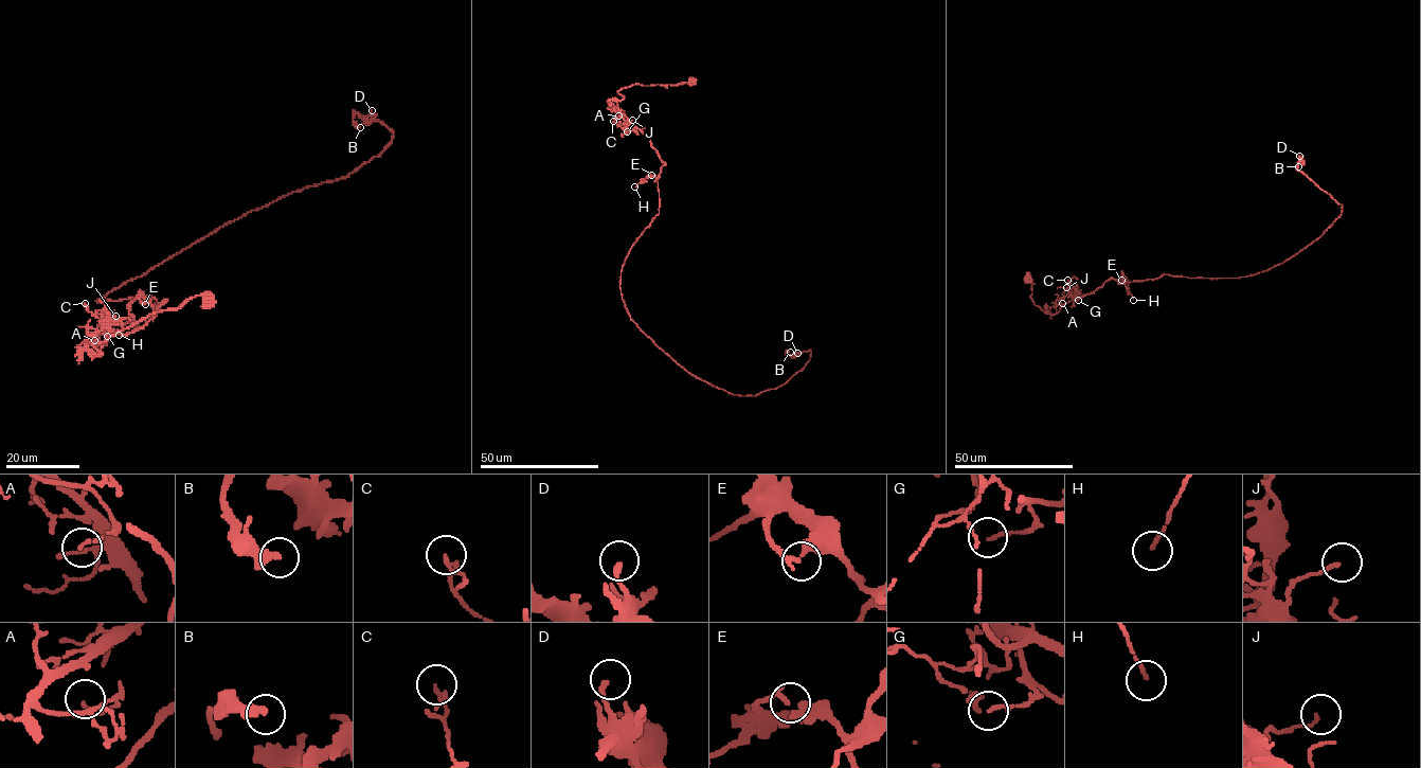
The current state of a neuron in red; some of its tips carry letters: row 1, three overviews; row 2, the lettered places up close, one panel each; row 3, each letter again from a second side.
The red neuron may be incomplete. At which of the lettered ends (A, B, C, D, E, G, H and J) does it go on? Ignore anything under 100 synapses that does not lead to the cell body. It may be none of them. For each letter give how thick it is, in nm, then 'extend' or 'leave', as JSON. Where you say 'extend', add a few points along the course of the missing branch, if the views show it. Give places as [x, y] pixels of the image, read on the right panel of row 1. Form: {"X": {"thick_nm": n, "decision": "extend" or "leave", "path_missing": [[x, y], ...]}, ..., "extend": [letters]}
{"A": {"thick_nm": 110, "decision": "leave"}, "B": {"thick_nm": 400, "decision": "leave"}, "C": {"thick_nm": 120, "decision": "leave"}, "D": {"thick_nm": 170, "decision": "leave"}, "E": {"thick_nm": 190, "decision": "leave"}, "G": {"thick_nm": 110, "decision": "leave"}, "H": {"thick_nm": 130, "decision": "leave"}, "J": {"thick_nm": 110, "decision": "leave"}, "extend": []}

